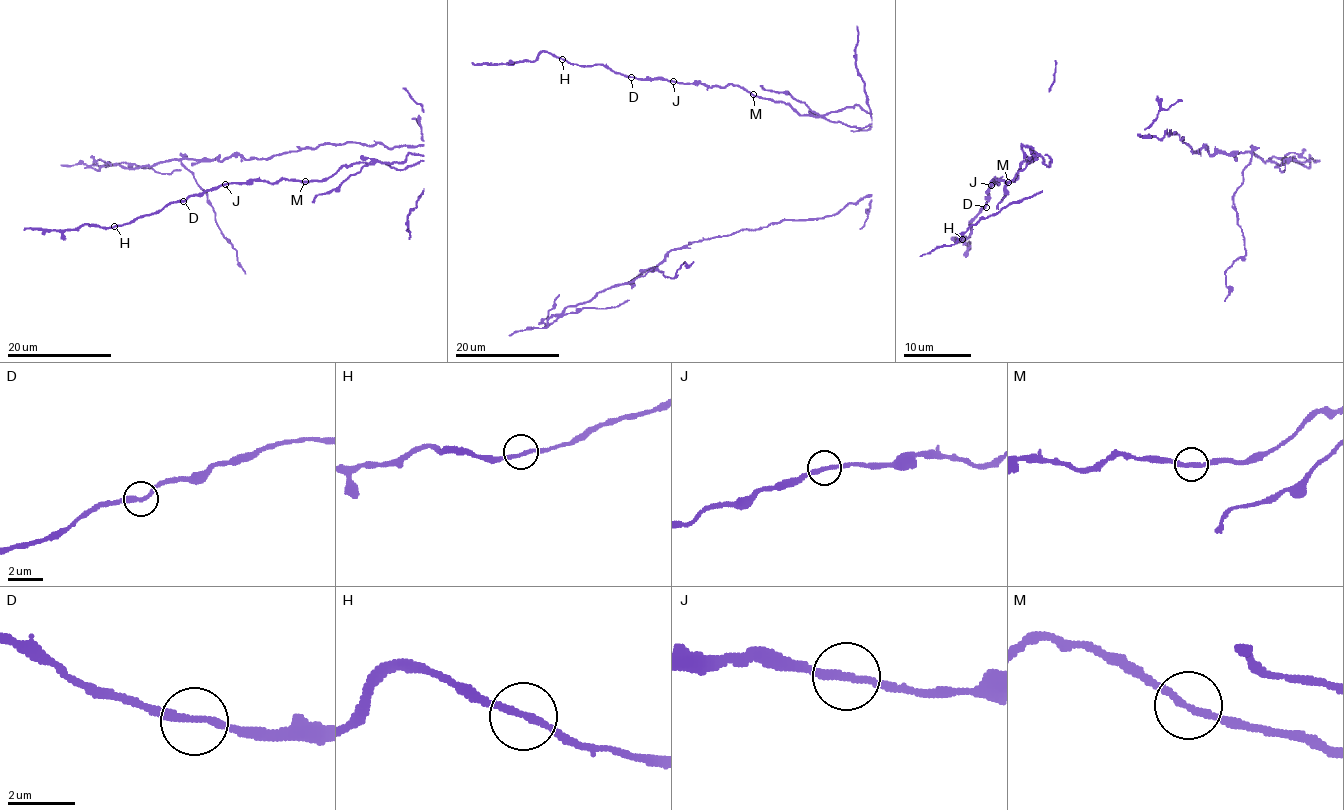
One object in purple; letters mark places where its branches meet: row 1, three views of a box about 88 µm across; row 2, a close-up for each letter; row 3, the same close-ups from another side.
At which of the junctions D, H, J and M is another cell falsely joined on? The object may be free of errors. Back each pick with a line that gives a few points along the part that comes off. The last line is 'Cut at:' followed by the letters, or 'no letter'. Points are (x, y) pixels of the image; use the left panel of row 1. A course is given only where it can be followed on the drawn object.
Cut at: M

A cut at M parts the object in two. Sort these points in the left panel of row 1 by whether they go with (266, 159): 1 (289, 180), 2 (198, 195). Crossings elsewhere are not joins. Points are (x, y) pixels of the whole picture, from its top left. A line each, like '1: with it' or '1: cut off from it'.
1: cut off from it
2: cut off from it

